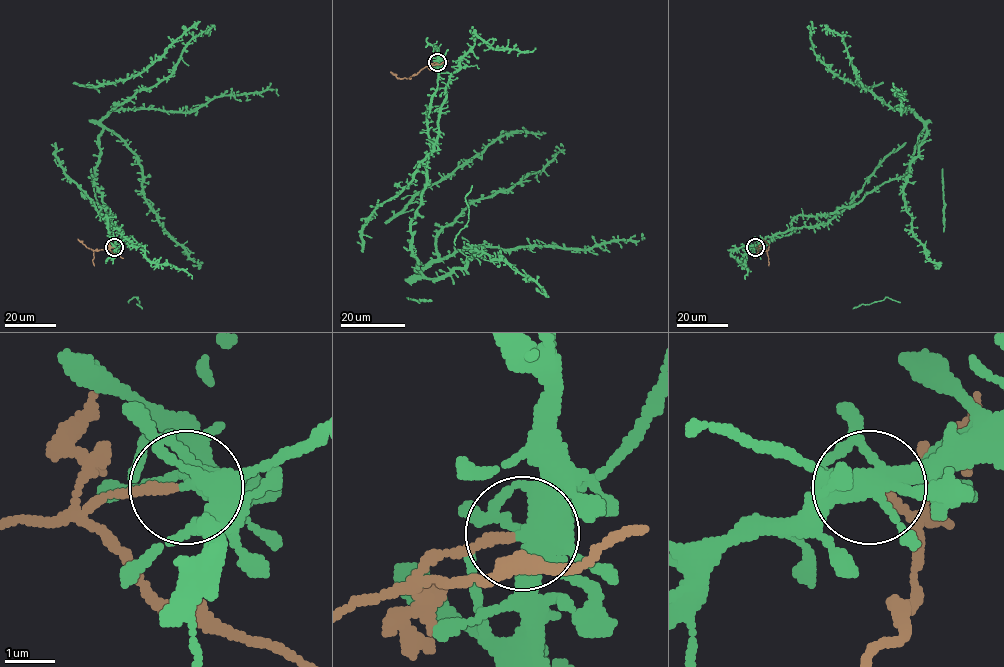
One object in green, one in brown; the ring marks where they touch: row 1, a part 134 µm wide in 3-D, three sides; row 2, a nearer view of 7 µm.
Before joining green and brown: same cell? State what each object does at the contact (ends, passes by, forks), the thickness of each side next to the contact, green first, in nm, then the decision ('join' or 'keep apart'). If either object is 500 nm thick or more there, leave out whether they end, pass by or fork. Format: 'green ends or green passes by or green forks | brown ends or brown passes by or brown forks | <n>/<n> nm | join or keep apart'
green forks | brown ends | 380/170 nm | keep apart

